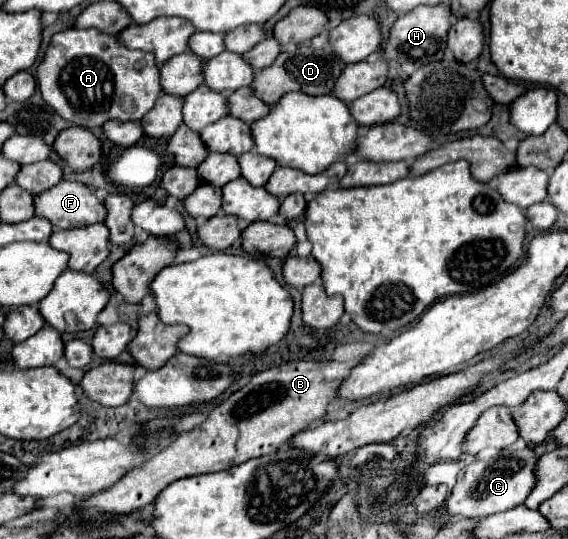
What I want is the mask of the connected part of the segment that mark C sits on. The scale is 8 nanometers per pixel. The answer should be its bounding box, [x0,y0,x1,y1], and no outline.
[447,448,535,518]

